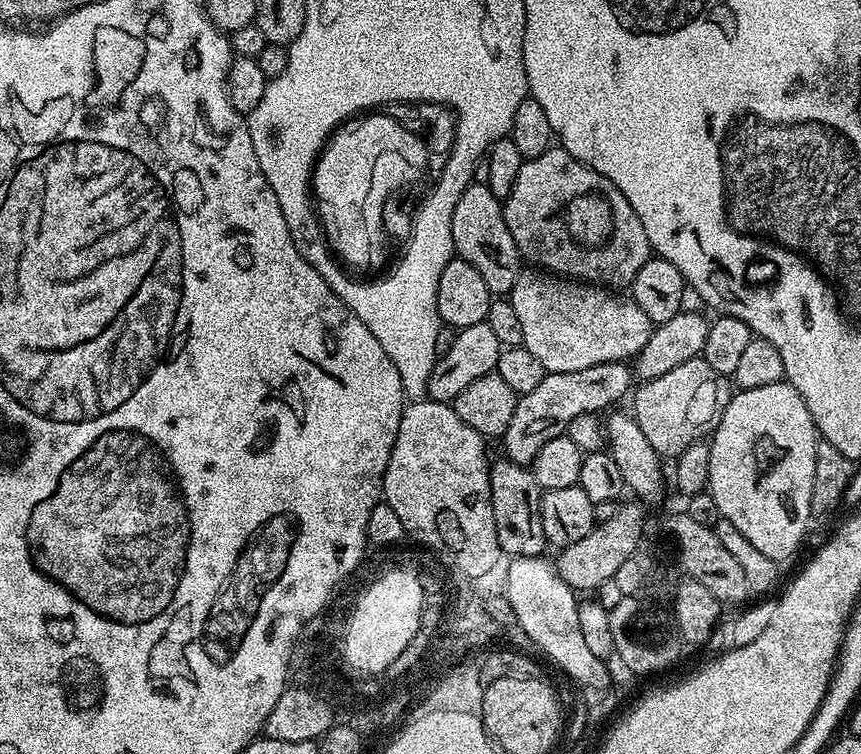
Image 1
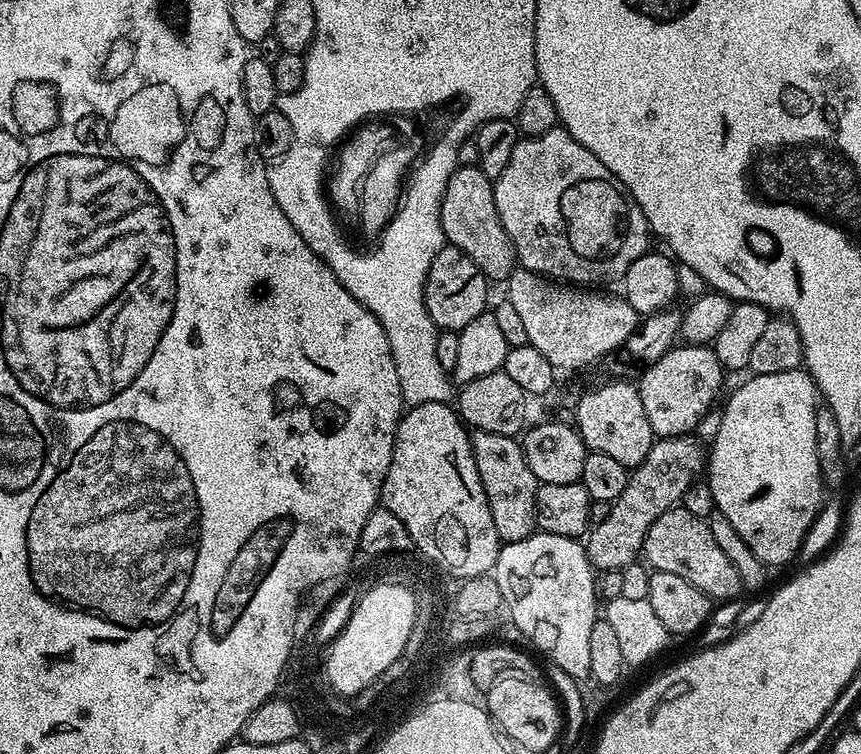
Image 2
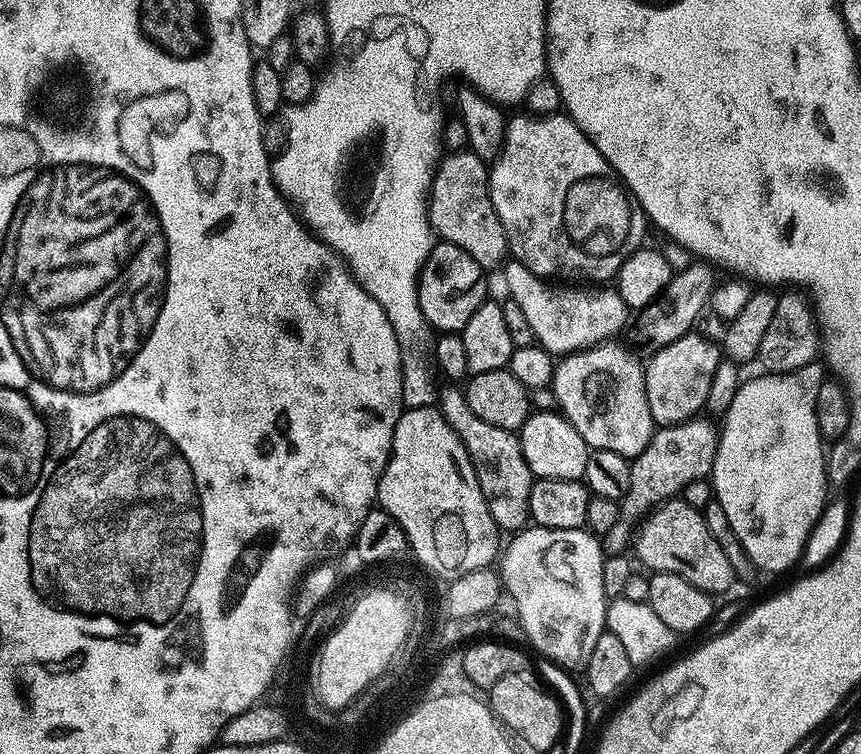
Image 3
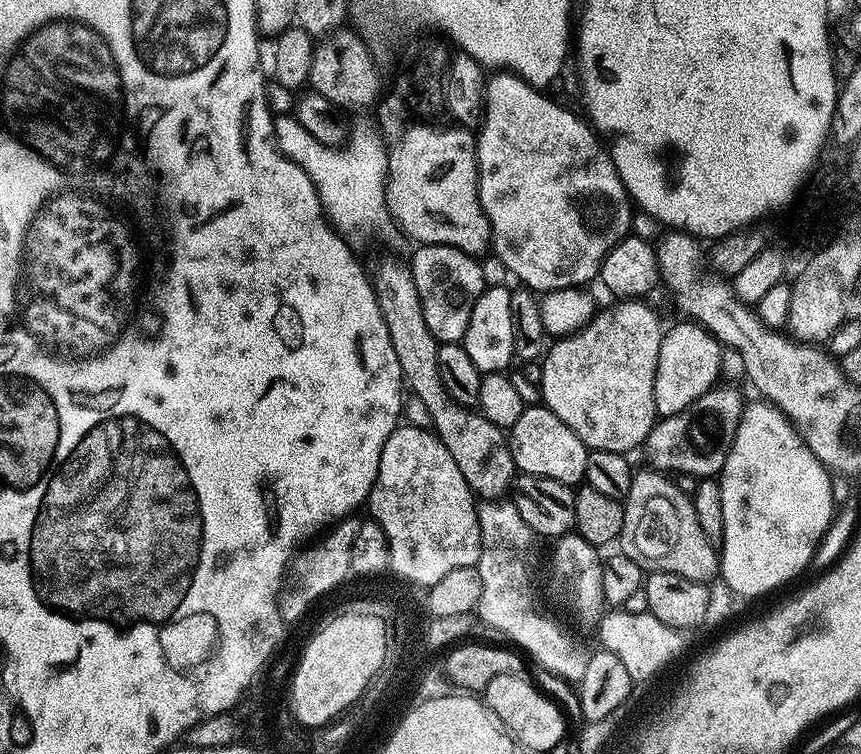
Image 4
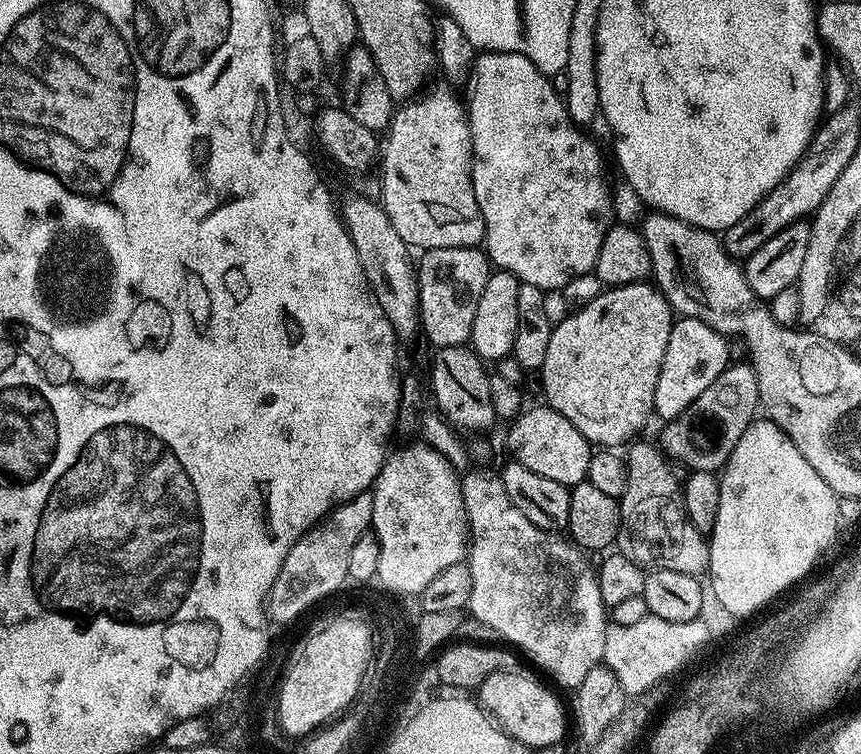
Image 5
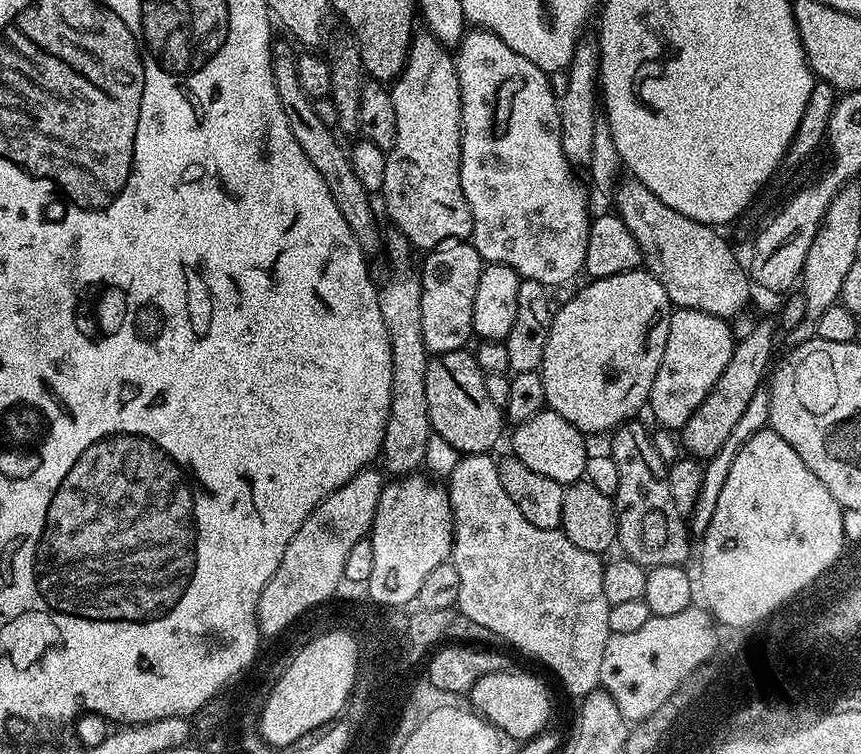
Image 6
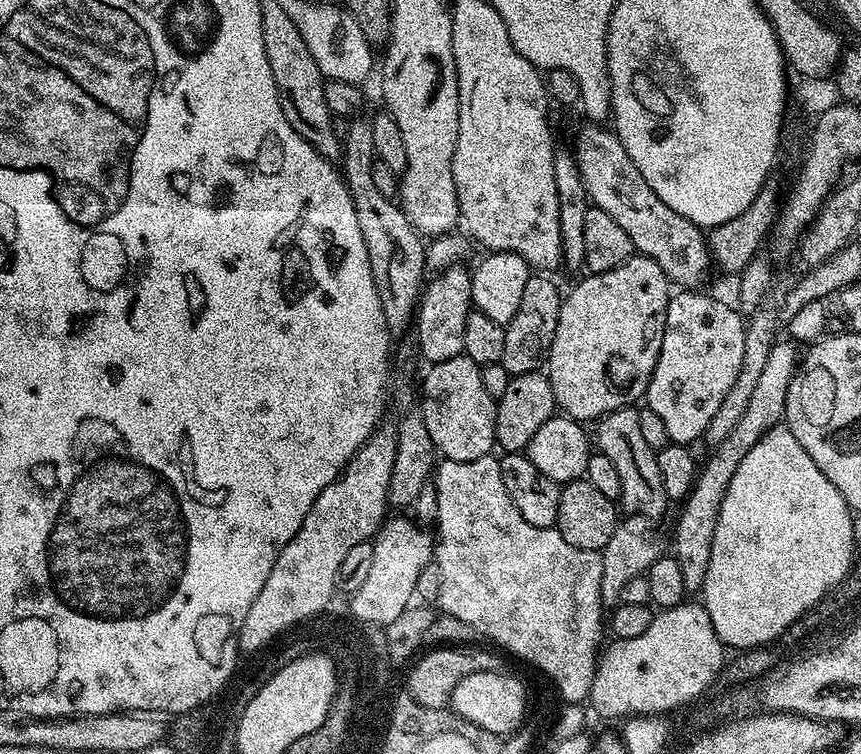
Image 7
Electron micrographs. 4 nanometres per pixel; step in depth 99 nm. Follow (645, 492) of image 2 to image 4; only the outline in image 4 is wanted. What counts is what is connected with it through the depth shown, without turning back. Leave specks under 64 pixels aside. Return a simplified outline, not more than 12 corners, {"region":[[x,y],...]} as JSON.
{"region":[[713,386],[657,419],[642,452],[657,472],[712,478],[746,400]]}

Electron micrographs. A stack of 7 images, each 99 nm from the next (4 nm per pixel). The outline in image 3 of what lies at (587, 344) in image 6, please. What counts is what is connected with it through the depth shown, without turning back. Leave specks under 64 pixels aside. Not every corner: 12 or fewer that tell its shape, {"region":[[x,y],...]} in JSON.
{"region":[[615,339],[556,364],[554,404],[592,450],[634,458],[658,425]]}

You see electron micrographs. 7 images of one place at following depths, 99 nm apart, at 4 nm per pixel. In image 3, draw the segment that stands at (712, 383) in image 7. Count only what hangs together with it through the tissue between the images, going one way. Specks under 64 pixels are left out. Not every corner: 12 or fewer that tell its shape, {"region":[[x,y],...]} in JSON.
{"region":[[699,331],[644,364],[658,426],[693,419],[722,352]]}

